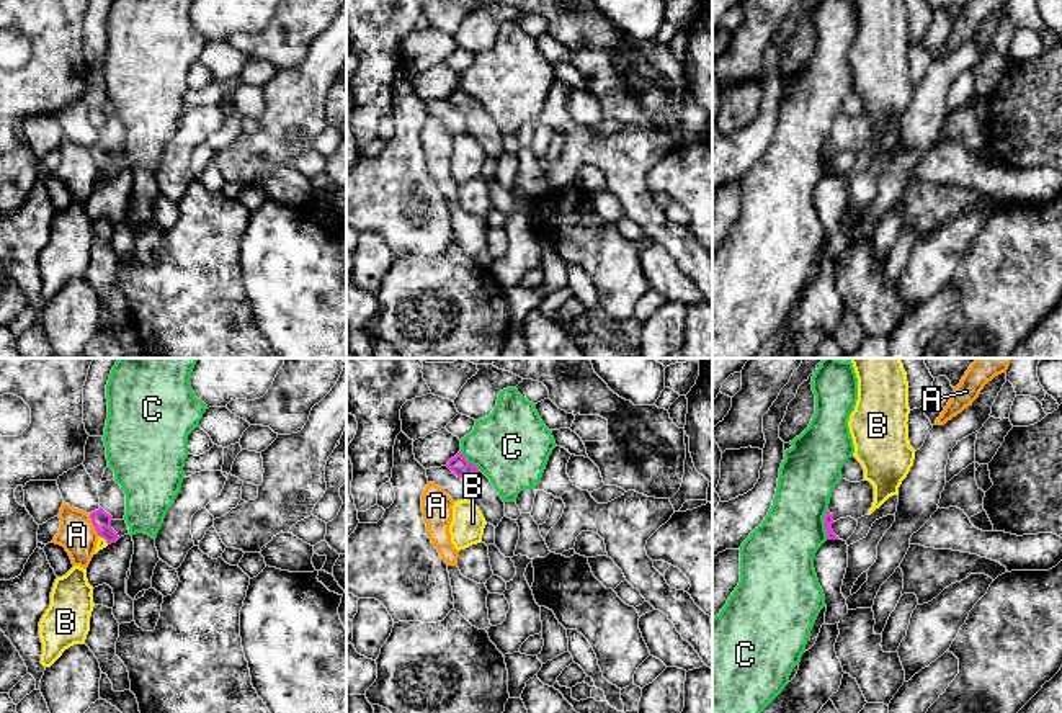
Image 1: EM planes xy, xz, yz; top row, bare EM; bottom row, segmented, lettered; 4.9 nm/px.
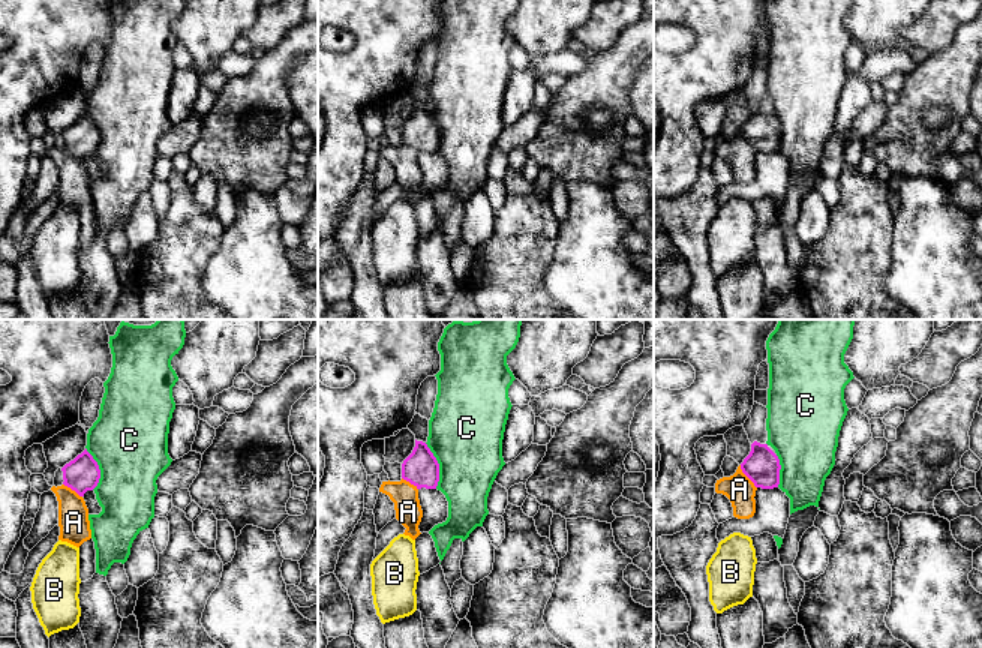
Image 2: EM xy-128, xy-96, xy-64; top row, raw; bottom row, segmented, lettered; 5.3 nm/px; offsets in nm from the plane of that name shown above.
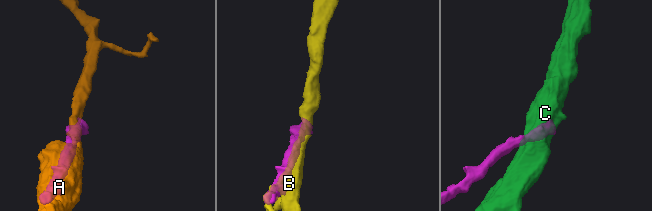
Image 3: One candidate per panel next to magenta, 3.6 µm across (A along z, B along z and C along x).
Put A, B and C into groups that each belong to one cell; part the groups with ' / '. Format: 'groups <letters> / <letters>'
groups A / B / C

